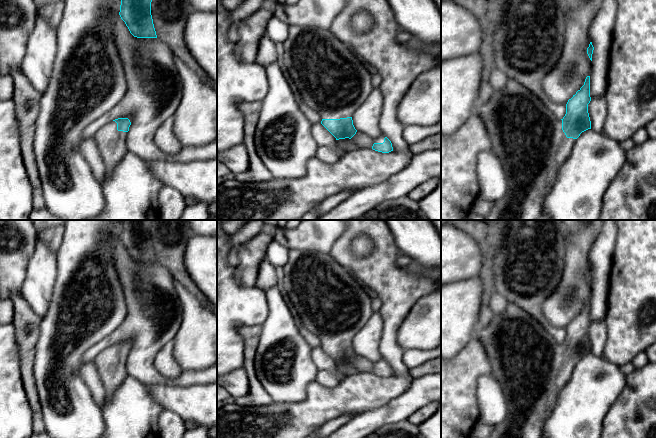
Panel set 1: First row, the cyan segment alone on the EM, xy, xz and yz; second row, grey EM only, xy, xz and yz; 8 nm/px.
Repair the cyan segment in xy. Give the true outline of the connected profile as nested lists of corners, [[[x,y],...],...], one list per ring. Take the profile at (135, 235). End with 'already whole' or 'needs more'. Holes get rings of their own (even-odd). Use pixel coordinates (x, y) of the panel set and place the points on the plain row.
[[[122,220],[119,239],[137,262],[157,262],[151,239],[153,220]]]; already whole

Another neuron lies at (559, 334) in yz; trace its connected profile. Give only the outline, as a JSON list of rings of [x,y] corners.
[[[554,327],[548,330],[548,332],[557,343],[561,343],[566,338],[566,329]]]

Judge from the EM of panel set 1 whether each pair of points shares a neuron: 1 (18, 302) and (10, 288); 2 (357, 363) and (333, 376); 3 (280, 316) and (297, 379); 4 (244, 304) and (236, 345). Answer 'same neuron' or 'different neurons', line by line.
1: different neurons
2: same neuron
3: same neuron
4: same neuron

